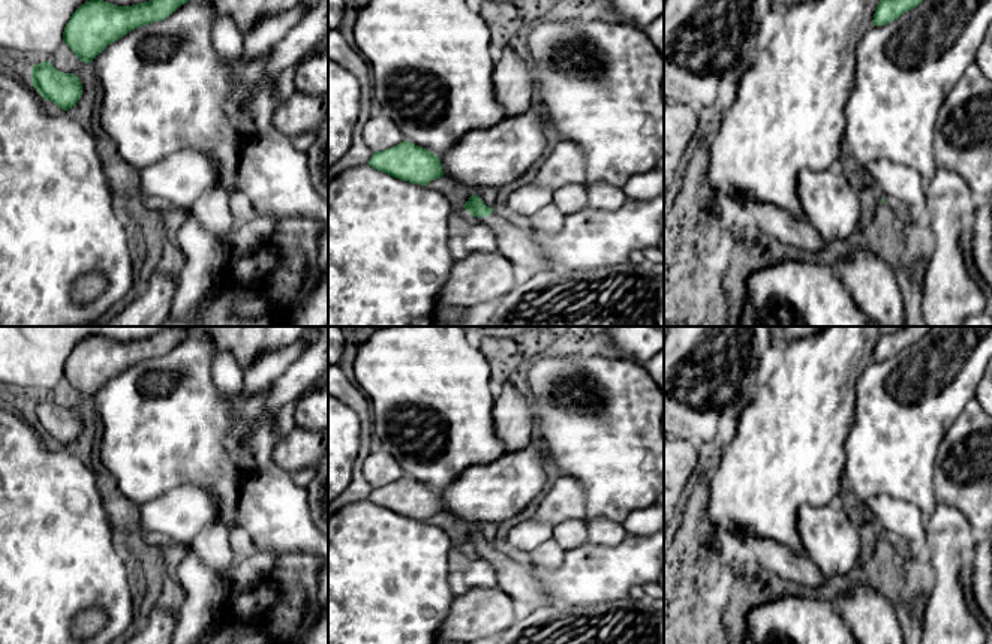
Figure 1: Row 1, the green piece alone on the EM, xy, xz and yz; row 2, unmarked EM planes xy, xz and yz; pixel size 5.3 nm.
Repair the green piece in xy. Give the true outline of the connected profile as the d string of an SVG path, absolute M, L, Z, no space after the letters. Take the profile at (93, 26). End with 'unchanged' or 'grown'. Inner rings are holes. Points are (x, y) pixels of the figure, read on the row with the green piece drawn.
M103 0L81 4L63 31L63 42L84 61L91 63L108 45L129 31L162 21L189 0L150 0L117 6Z; unchanged

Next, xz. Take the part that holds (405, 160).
M409 141L373 153L369 166L394 178L421 186L444 177L439 157Z; unchanged

